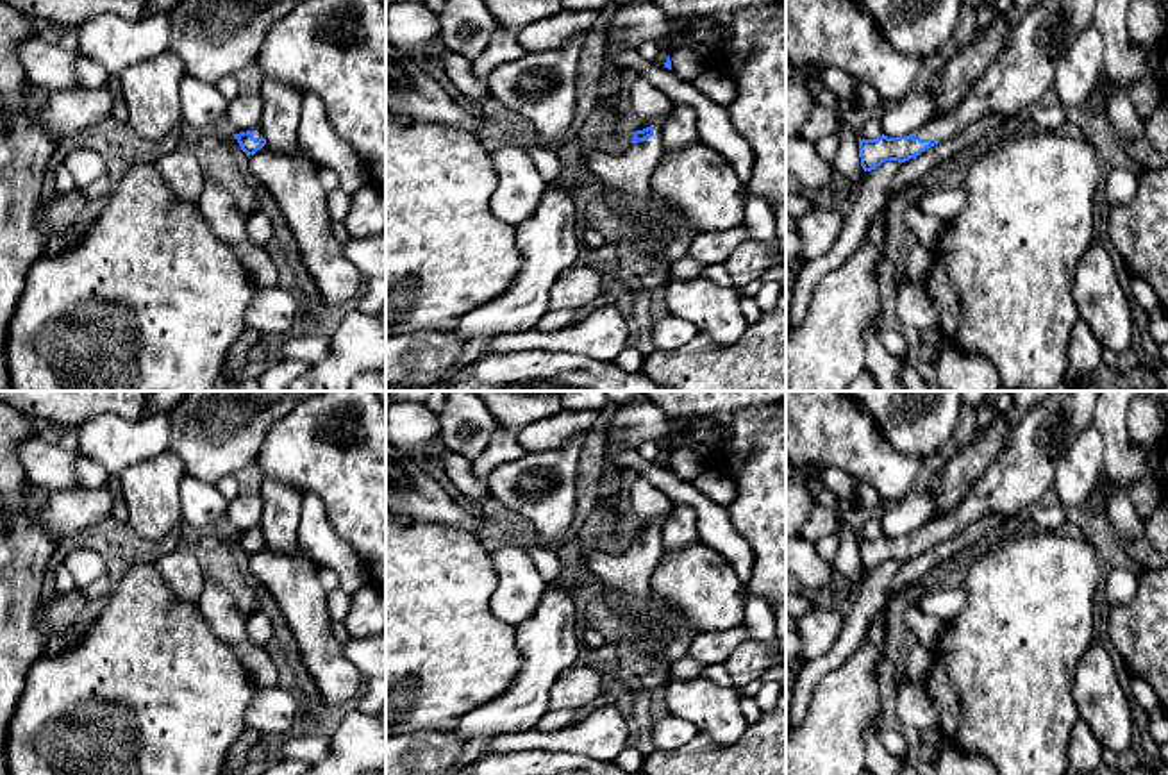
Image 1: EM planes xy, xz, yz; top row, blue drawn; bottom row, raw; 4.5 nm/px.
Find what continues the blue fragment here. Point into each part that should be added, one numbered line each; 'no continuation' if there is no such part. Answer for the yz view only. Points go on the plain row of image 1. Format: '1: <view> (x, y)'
1: yz (1024, 472)

